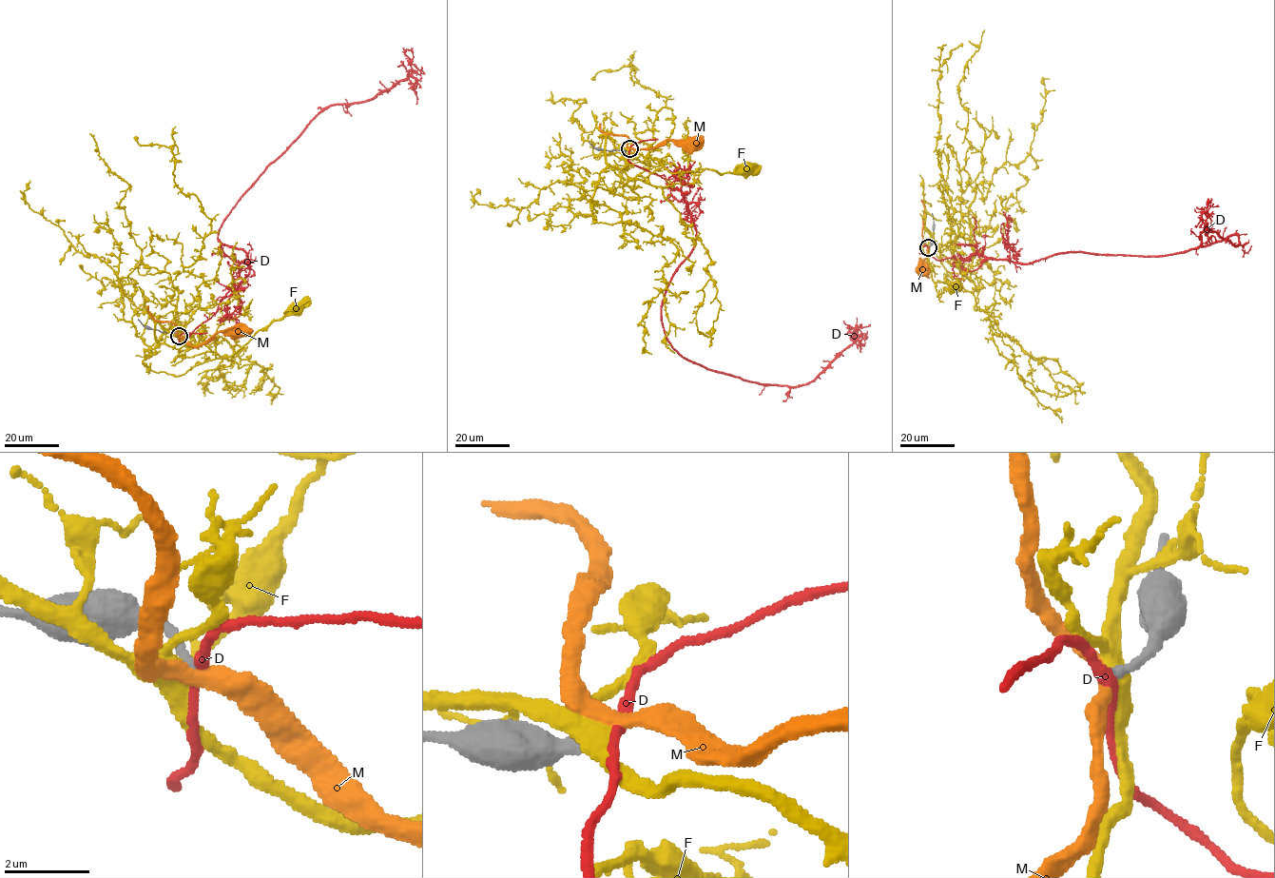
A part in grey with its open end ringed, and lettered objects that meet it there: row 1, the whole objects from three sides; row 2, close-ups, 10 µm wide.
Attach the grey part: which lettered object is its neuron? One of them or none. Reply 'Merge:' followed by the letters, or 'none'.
Merge: none

